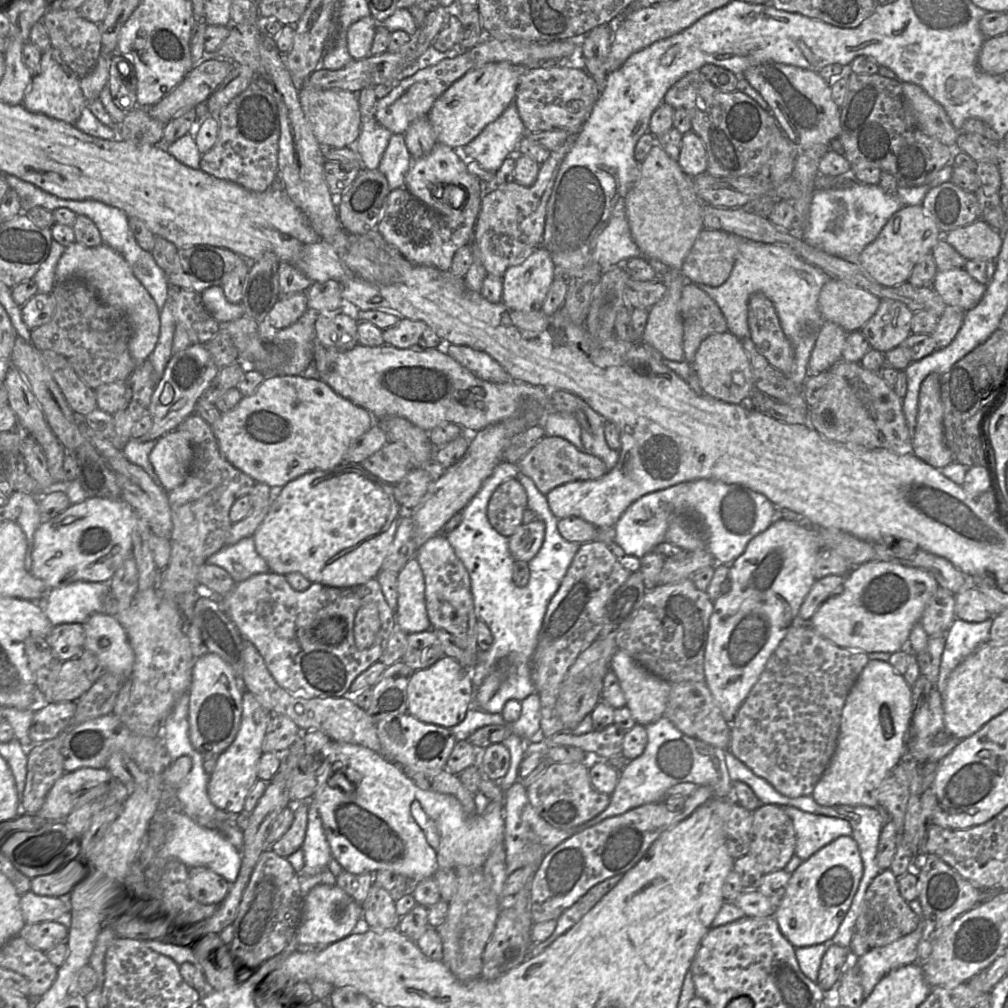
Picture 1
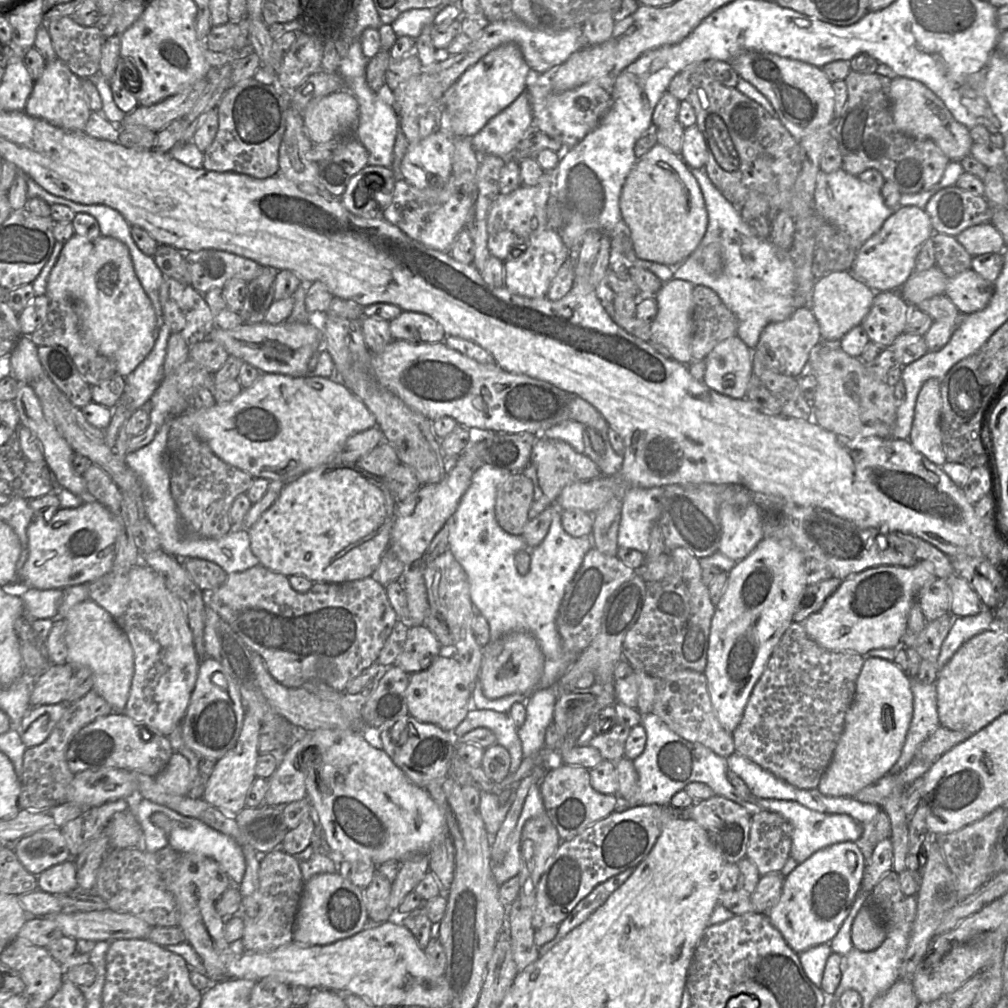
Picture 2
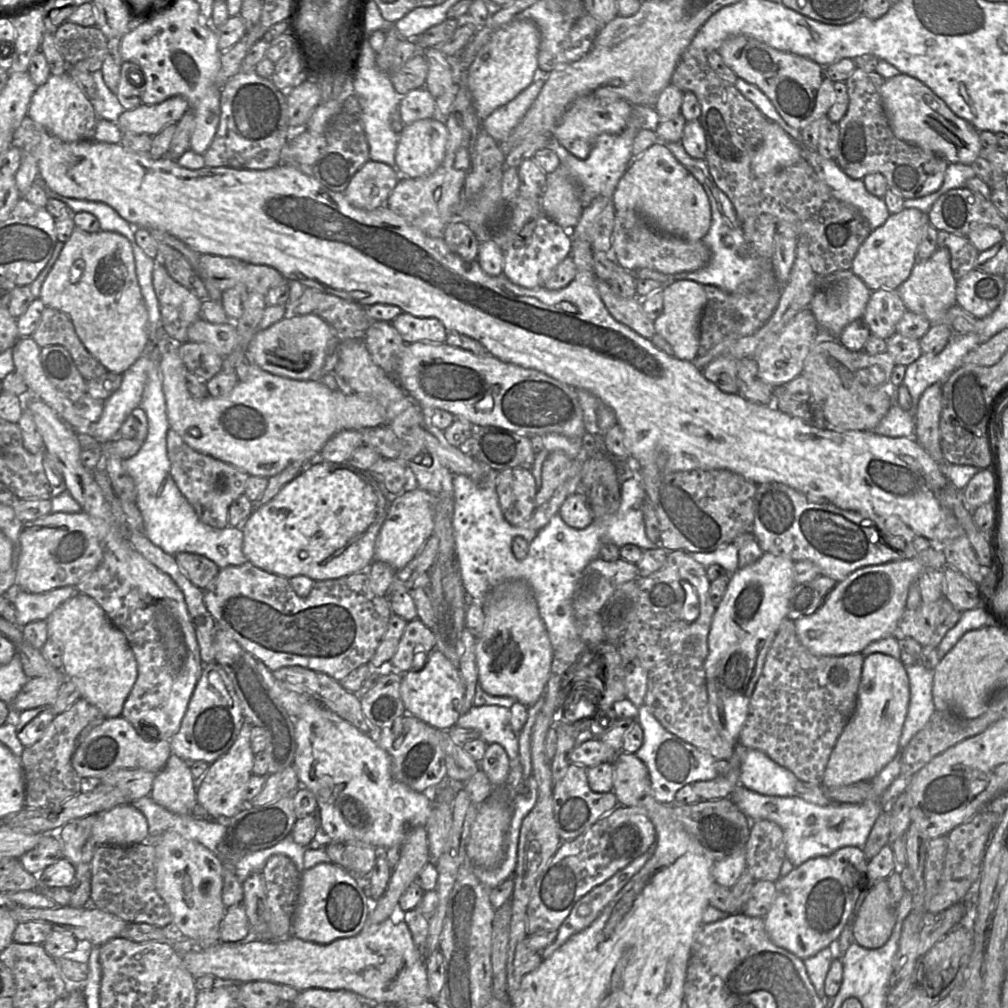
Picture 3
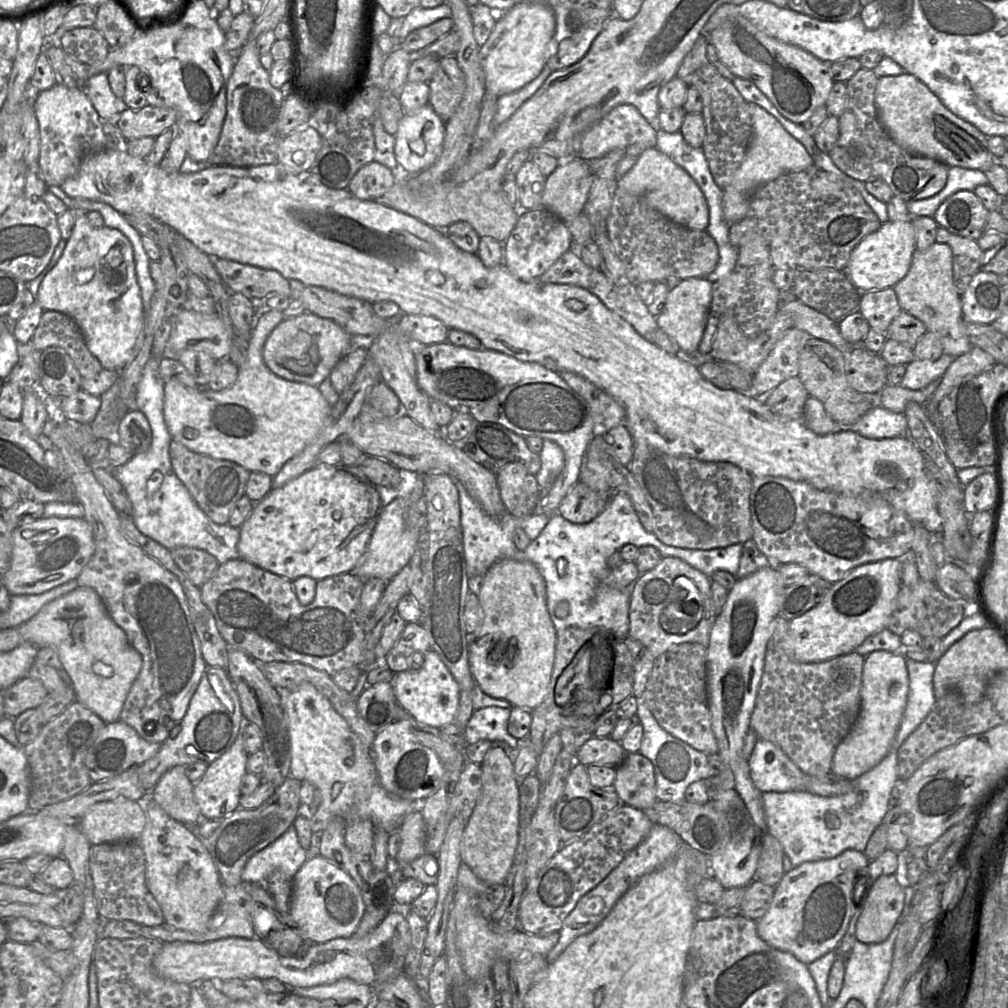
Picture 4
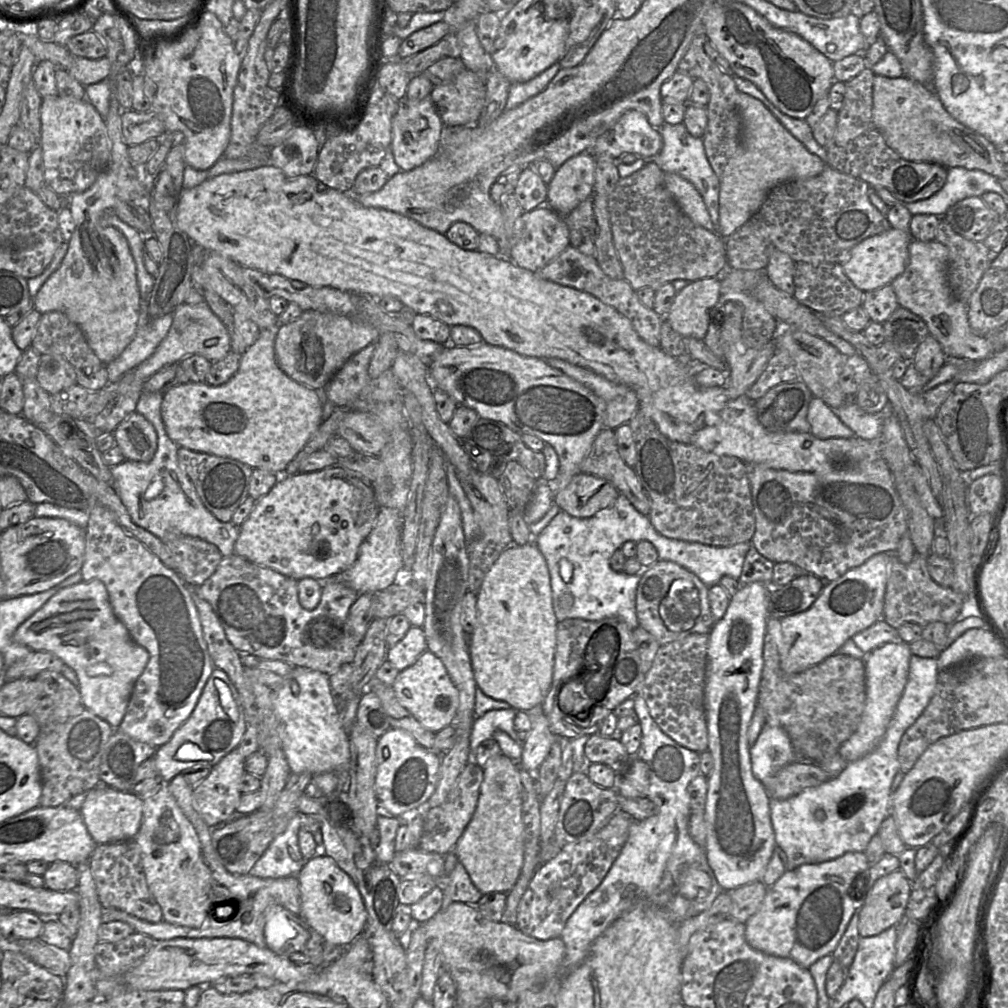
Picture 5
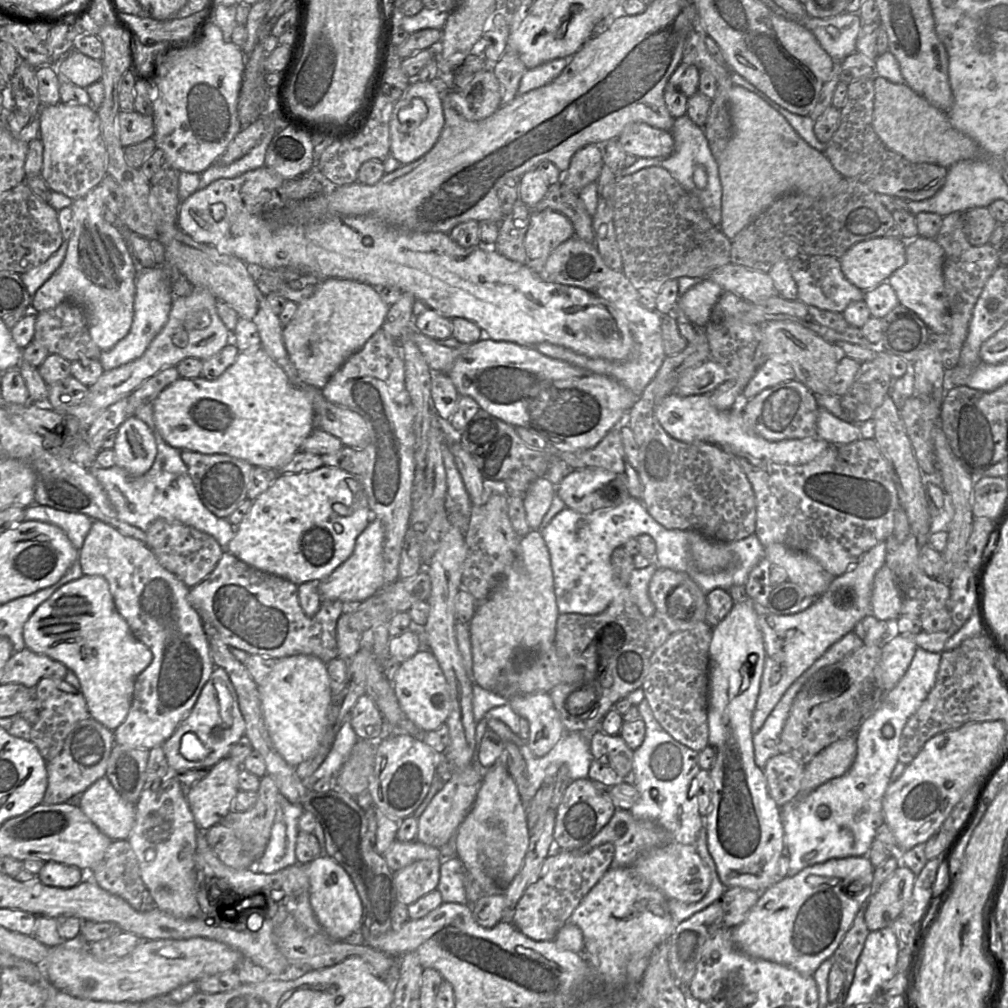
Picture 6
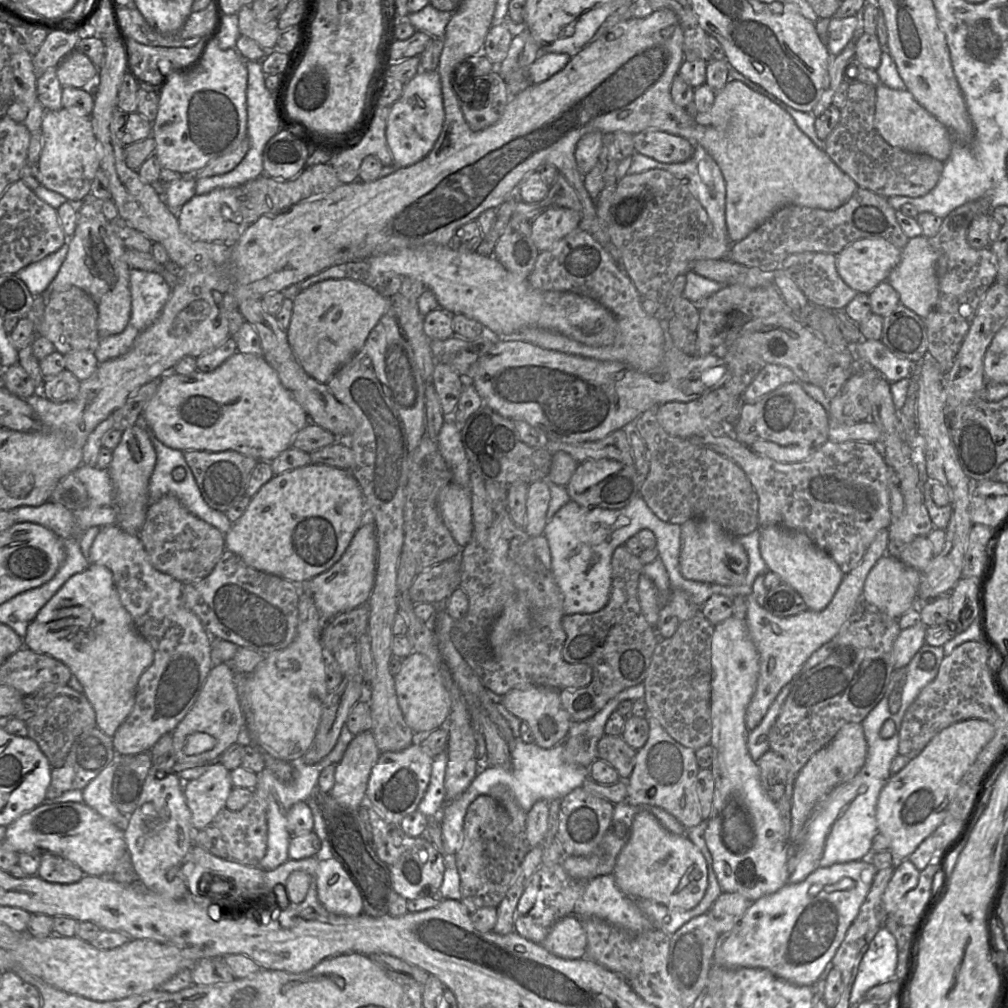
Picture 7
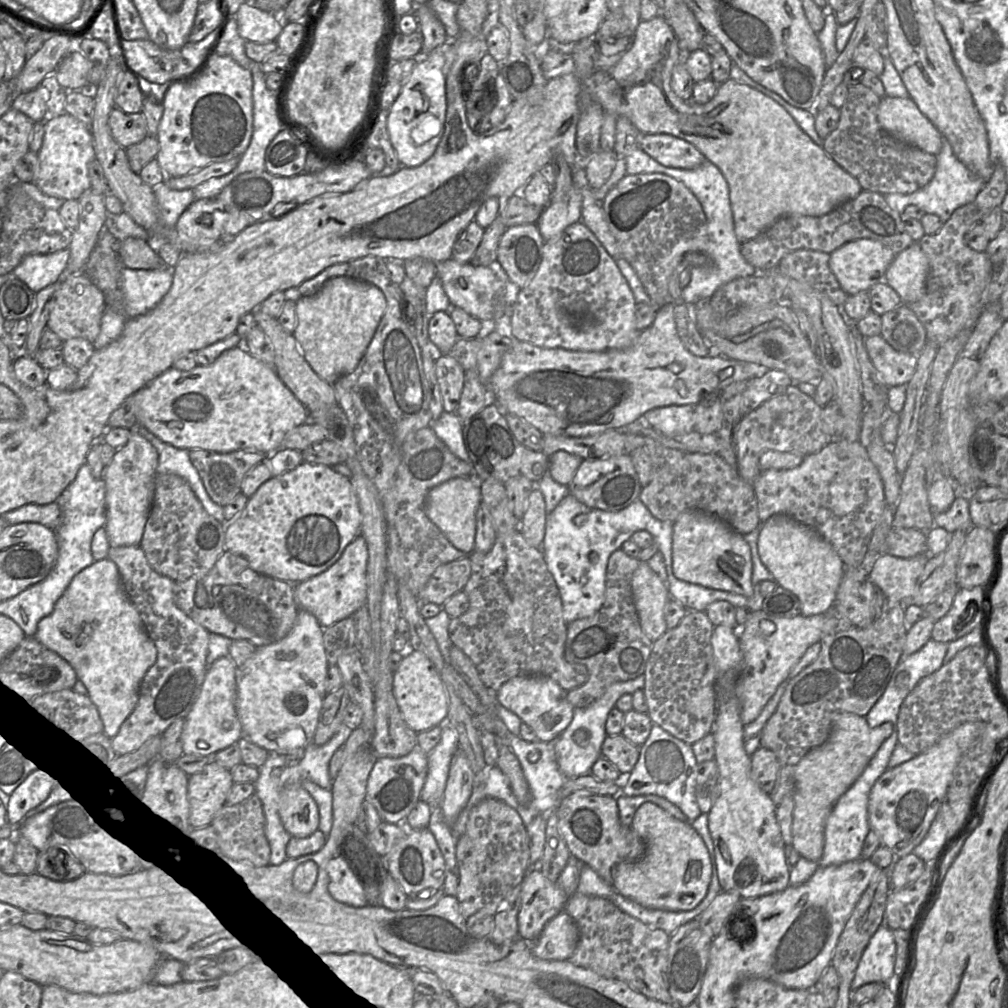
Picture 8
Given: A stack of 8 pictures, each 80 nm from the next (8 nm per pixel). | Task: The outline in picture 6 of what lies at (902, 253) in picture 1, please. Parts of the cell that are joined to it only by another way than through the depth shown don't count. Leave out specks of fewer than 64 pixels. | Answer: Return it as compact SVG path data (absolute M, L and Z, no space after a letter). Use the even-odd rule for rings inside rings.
M893 237L860 241L838 259L841 270L862 291L875 288L905 264L906 242Z

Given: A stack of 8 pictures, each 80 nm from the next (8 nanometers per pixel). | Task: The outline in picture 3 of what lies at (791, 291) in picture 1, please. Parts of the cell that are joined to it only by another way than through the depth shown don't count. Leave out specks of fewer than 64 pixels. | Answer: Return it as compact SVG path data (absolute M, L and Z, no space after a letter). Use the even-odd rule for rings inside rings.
M681 141L663 143L674 157L696 178L703 187L711 208L711 225L701 239L709 248L711 257L706 266L692 272L681 272L671 275L667 282L660 282L664 287L676 280L692 280L702 285L712 285L728 293L748 293L755 288L773 288L775 283L781 284L775 275L772 259L763 260L754 256L744 237L742 224L737 218L735 209L729 198L716 186L705 159L692 158L684 149Z

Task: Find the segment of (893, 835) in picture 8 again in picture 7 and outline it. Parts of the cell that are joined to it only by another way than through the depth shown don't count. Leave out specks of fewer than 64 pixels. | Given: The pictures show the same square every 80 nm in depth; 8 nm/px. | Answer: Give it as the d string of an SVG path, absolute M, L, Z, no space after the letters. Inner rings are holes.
M967 719L940 731L922 752L897 774L880 792L876 820L878 830L890 841L897 859L907 859L943 822L958 784L978 754L995 734L993 725L982 719Z

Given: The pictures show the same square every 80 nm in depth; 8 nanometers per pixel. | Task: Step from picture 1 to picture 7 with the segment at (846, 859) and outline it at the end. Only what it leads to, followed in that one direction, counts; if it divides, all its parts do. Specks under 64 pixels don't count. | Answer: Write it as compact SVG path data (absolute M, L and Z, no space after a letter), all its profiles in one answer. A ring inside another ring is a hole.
M868 858L819 867L802 882L787 883L775 893L750 903L742 919L727 934L722 934L714 952L714 965L726 968L765 969L797 985L814 986L831 966L848 928L859 913L877 869Z

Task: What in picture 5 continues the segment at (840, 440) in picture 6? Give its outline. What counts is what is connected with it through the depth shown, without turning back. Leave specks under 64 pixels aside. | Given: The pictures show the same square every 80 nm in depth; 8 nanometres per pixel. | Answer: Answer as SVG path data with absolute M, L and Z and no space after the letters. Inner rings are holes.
M813 397L809 403L807 420L811 434L819 439L850 438L855 433L836 416L834 411L821 399Z

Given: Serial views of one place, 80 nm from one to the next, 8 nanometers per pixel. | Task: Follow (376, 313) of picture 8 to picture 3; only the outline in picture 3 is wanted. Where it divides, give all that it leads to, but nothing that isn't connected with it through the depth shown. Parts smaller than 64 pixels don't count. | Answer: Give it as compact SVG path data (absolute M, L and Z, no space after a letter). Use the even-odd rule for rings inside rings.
M315 313L289 314L269 328L257 331L249 344L247 354L253 363L273 375L300 381L320 380L326 356L333 346L337 349L336 333L320 316Z

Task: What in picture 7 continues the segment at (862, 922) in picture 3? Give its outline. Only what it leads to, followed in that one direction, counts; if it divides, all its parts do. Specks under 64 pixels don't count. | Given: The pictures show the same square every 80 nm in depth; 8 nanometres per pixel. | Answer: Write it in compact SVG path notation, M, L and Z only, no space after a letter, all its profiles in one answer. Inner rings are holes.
M908 858L898 860L894 868L882 897L884 918L886 915L893 915L902 898L914 889L919 881L920 871Z

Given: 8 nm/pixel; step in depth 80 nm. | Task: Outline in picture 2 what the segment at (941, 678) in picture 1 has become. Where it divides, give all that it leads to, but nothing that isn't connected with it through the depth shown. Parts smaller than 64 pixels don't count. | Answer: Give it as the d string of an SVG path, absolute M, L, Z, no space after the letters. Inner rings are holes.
M983 605L981 612L976 615L954 618L936 662L938 671L947 664L965 642L977 634L992 628L994 610Z

